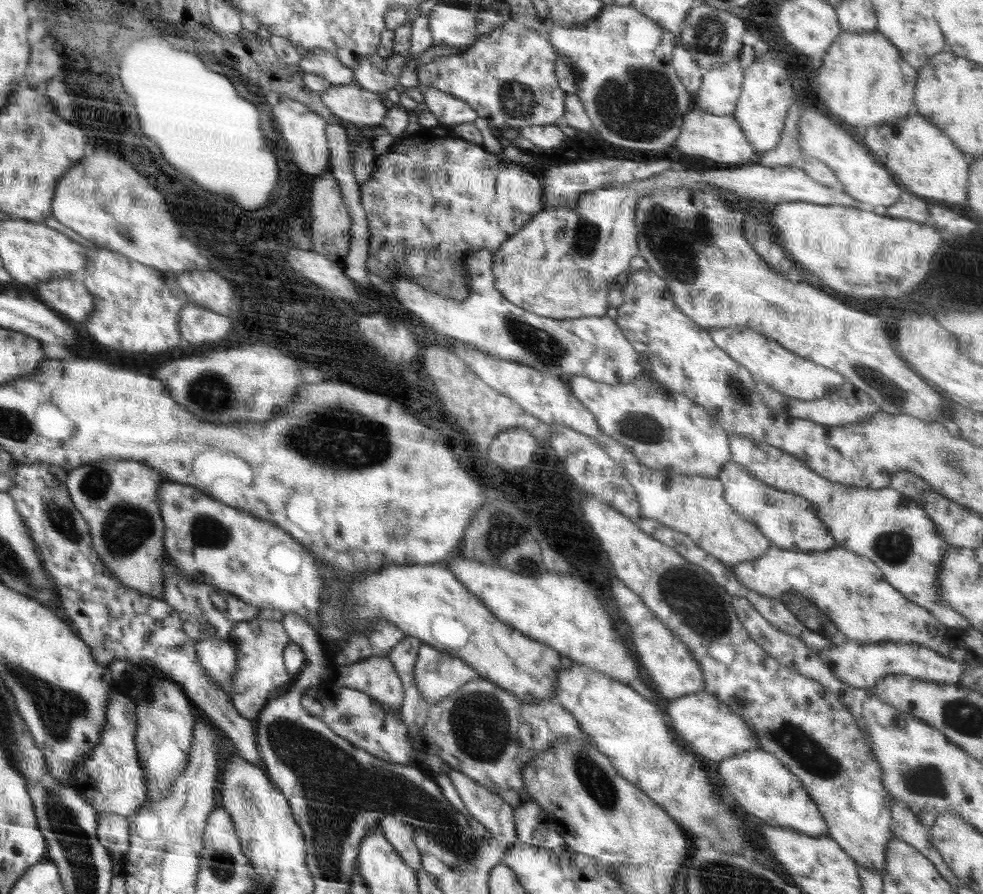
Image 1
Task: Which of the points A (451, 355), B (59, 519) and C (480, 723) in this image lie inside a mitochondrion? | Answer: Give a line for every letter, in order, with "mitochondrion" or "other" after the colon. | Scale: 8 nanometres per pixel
A: other
B: mitochondrion
C: mitochondrion

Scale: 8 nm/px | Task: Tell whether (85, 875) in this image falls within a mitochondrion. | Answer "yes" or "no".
yes

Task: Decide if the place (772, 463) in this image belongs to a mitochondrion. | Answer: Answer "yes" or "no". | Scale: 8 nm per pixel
no

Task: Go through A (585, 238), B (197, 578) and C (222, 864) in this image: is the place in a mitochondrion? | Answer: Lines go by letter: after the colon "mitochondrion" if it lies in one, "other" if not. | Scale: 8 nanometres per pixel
A: mitochondrion
B: other
C: mitochondrion

